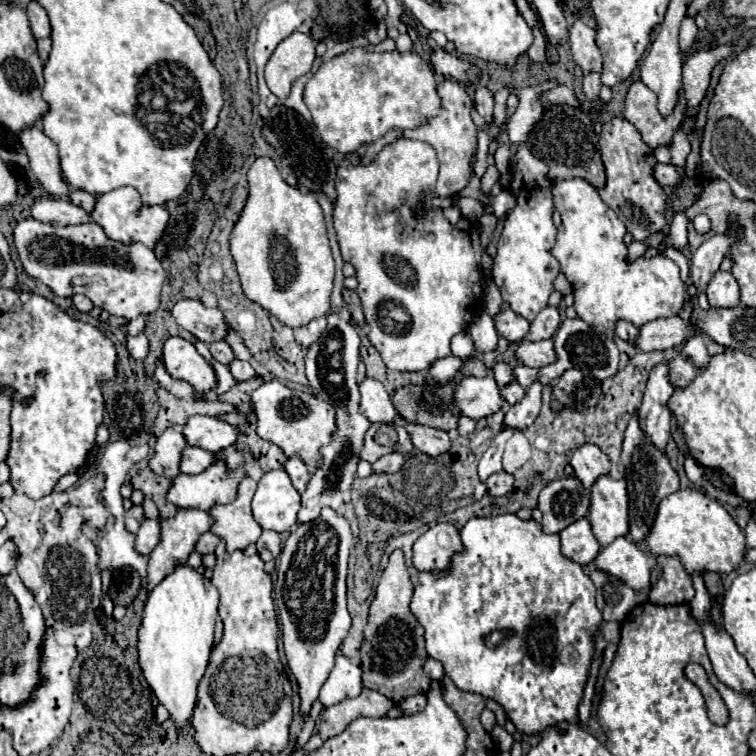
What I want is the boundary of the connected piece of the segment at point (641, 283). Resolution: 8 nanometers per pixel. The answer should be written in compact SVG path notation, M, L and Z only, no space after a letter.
M558 181L552 187L552 195L556 209L562 215L552 255L558 259L560 271L572 285L578 319L596 327L600 333L608 335L608 339L614 339L614 329L620 319L642 327L654 319L678 315L686 289L680 279L680 269L672 259L642 255L630 261L624 243L626 225L600 199L598 191L588 181Z

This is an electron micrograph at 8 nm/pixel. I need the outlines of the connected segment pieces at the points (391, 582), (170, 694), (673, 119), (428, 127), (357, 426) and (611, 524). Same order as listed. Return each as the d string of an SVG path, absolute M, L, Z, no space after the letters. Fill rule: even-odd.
M396 549L388 559L386 569L382 571L374 601L370 603L370 615L364 627L364 645L360 649L364 687L380 691L394 703L410 695L426 693L432 681L422 671L422 663L428 653L424 649L424 631L418 625L416 617L410 613L412 593L414 585L404 565L404 555L400 549Z
M178 565L148 597L138 631L138 663L156 699L168 709L174 729L184 733L196 705L198 683L210 661L214 621L218 617L218 589L186 565Z
M634 81L626 93L622 117L640 131L648 147L656 149L660 145L670 145L672 135L682 127L686 119L684 89L680 89L680 103L676 103L676 111L664 119L656 107L656 95L652 95L652 89L648 89L642 81Z
M452 79L442 81L438 85L438 95L442 101L442 113L436 119L430 119L428 123L422 123L416 129L404 131L404 135L410 139L426 141L436 149L438 161L440 161L440 175L438 175L438 183L432 193L438 197L448 197L448 195L454 195L456 191L460 191L462 187L466 187L466 183L472 175L470 159L476 149L476 125L472 123L472 117L470 117L472 101L458 81L452 81Z
M330 311L328 327L324 335L308 349L306 375L308 375L310 387L314 389L316 397L334 405L336 431L332 433L330 443L320 449L322 465L312 471L306 491L300 495L302 509L298 513L298 521L296 521L298 525L318 519L324 507L332 507L334 511L338 511L344 503L342 501L344 493L350 491L352 479L356 477L356 467L360 461L360 447L364 447L364 435L370 427L370 421L364 419L364 415L360 415L360 409L358 409L358 401L360 401L358 383L356 383L356 367L360 361L358 347L360 347L360 337L356 329L348 321L344 321L338 311Z
M602 475L594 481L590 493L588 519L600 547L628 533L628 491L624 479Z

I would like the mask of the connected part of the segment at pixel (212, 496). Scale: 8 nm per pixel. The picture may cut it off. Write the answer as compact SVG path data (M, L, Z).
M214 463L198 475L176 475L166 493L166 499L178 509L208 511L214 503L230 503L236 497L236 487L242 479L244 469L228 473L224 463Z

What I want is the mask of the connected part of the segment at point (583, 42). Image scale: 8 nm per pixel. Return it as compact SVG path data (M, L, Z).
M576 21L570 29L570 49L574 63L582 67L584 75L588 75L588 71L602 71L602 55L592 47L596 47L596 31L586 27L582 21Z

